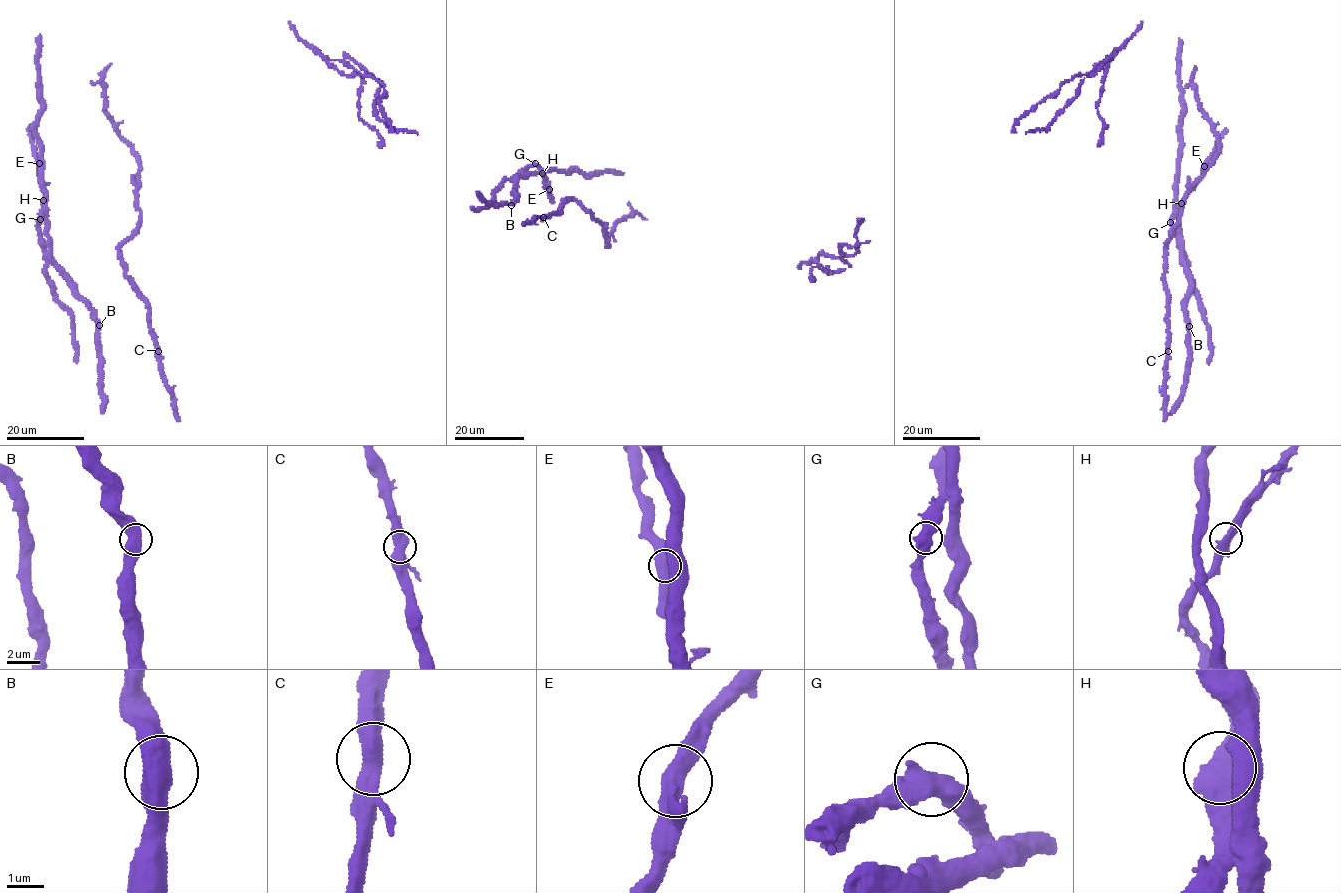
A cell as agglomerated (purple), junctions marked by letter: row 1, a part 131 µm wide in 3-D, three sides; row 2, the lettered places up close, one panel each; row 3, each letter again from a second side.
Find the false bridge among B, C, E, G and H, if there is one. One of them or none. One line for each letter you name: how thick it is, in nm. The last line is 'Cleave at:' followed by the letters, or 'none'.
Cleave at: none

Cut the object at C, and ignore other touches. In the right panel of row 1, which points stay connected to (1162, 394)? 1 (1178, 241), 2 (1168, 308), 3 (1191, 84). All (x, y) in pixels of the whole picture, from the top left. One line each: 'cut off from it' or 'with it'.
1: with it
2: cut off from it
3: cut off from it

